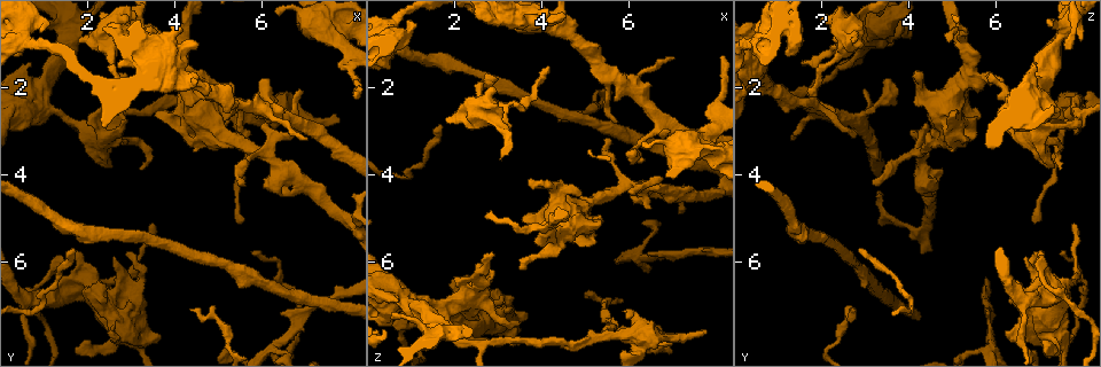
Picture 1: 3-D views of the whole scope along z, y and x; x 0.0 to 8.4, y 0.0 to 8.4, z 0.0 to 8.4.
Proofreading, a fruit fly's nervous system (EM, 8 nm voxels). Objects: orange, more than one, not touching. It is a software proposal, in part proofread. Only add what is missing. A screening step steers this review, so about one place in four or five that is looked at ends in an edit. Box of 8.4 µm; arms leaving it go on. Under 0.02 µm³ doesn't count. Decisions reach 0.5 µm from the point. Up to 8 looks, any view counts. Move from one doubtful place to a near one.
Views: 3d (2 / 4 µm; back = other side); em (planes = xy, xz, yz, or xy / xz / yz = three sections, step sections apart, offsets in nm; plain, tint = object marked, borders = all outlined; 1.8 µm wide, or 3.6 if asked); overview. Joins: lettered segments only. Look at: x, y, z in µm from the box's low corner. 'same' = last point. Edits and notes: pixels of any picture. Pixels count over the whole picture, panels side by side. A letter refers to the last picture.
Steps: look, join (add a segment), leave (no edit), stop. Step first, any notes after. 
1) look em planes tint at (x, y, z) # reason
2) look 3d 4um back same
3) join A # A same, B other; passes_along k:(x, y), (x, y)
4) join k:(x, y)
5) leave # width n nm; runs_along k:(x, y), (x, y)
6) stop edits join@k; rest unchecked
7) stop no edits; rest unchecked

look em xy step 8 tint at (2.65, 7.70, 6.25) # an open end

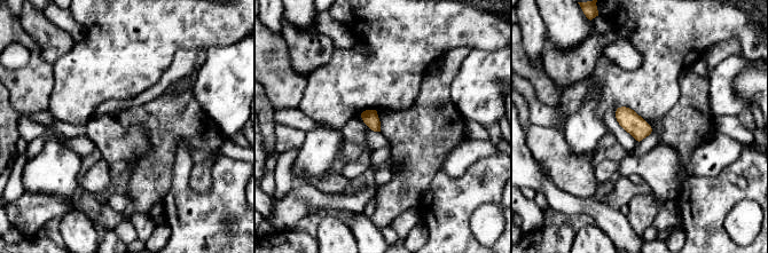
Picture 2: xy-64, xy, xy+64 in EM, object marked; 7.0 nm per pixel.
look em planes borders same # another direction

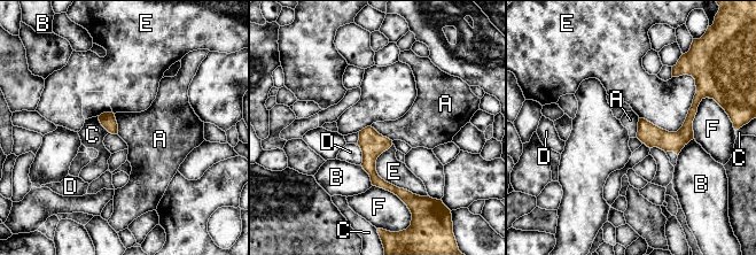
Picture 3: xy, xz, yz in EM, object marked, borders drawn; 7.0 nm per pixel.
leave # longest_contact E 480 nm; A other, B other, C other, D other, E other, F other; border 3:(371, 125), (392, 140); none of them fits

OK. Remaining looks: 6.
look em yz step 16 tint at (3.30, 0.65, 2.90) # free end

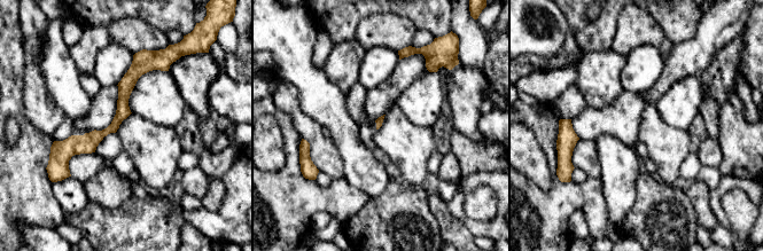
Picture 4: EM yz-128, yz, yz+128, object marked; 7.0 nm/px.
look em xy step 8 borders same

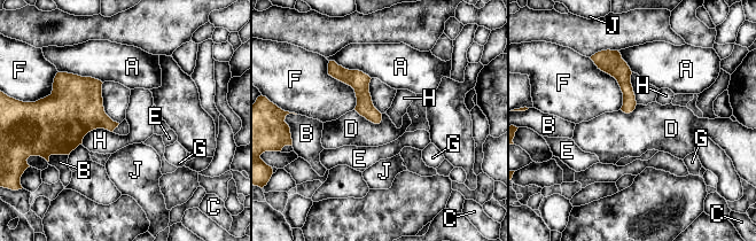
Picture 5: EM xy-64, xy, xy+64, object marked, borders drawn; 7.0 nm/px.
leave # A other, B other, C other, D other, E other, F other, G other, H other, J other; border 5:(355, 109), (374, 123), (382, 119); none of them fits

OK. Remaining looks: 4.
look em xy step 8 borders at (1.60, 0.70, 7.60)

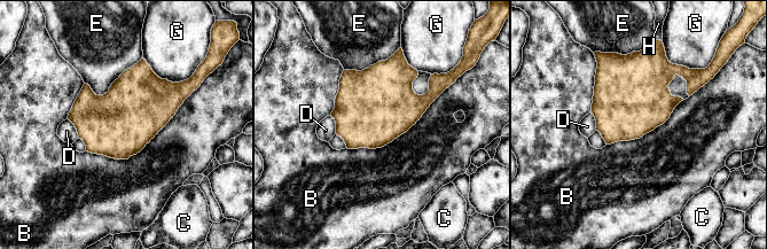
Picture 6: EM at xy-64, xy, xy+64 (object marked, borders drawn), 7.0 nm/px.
leave # width 400 nm; B other, C other, D other, E other, G other, H other; border 6:(194, 90), (135, 154), (86, 152); none of them fits

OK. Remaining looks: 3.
stop no edits; rest unchecked

